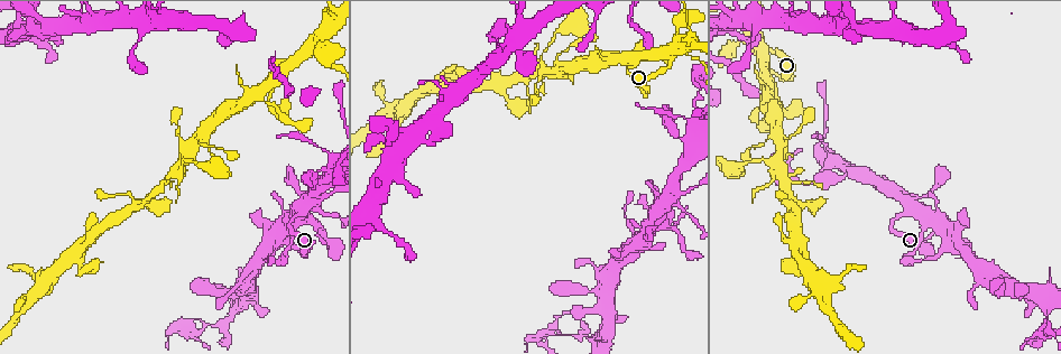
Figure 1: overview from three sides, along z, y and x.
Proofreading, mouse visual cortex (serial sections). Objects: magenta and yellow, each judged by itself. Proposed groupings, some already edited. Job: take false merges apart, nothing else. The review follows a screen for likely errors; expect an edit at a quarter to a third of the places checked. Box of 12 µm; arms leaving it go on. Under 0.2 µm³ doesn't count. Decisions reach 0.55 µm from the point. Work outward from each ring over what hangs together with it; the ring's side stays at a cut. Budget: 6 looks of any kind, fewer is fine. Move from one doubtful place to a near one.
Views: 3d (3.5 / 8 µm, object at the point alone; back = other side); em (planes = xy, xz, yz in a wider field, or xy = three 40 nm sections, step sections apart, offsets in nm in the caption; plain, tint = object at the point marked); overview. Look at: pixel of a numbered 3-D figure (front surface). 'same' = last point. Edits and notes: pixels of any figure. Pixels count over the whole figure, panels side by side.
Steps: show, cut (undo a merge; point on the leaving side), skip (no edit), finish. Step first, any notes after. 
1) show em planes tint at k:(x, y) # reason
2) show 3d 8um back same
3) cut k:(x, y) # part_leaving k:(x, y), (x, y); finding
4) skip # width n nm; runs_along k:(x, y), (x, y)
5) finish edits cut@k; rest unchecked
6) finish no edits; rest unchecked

show 3d 3.5um at 1:(299, 211) # side arm on a straight run

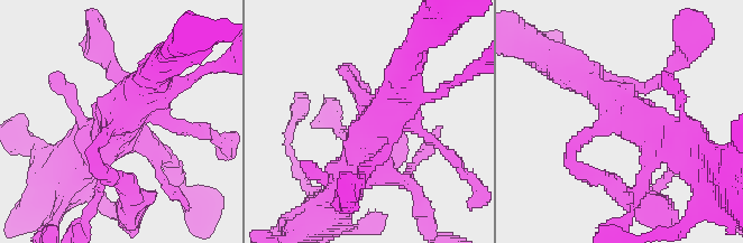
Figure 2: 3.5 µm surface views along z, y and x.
show em xy step 5 plain at 2:(368, 134) # need the tissue

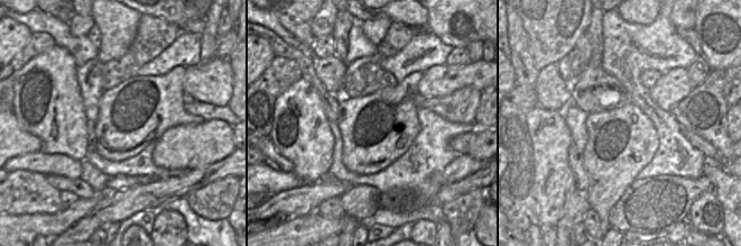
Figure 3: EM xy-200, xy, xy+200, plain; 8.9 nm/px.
show em xy step 5 tint same

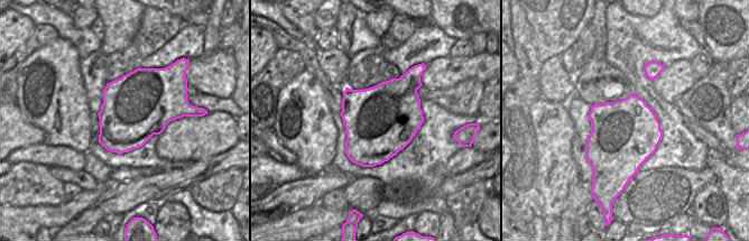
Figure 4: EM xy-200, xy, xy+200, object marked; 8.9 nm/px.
skip # runs_along 2:(576, 145), (640, 120), (694, 151); all the same cell

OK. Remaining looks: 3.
show 3d 3.5um back at 1:(307, 52) # sharp bend

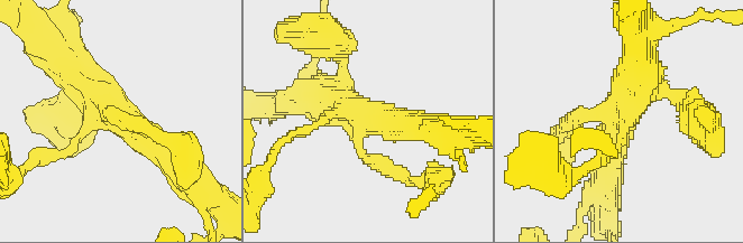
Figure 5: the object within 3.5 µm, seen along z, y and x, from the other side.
show em xy step 3 tint at 5:(109, 113) # need the tissue

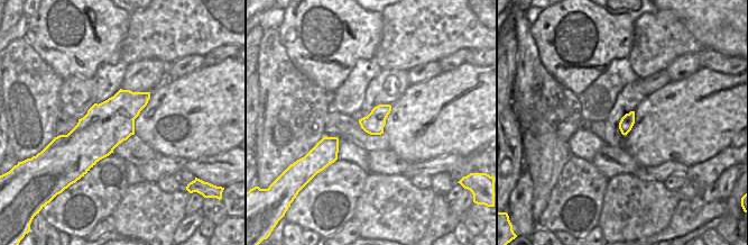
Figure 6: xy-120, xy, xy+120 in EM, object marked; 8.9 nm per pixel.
skip # runs_along 5:(565, 128), (616, 114), (611, 159); all the same cell

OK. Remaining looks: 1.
finish no edits; rest unchecked

